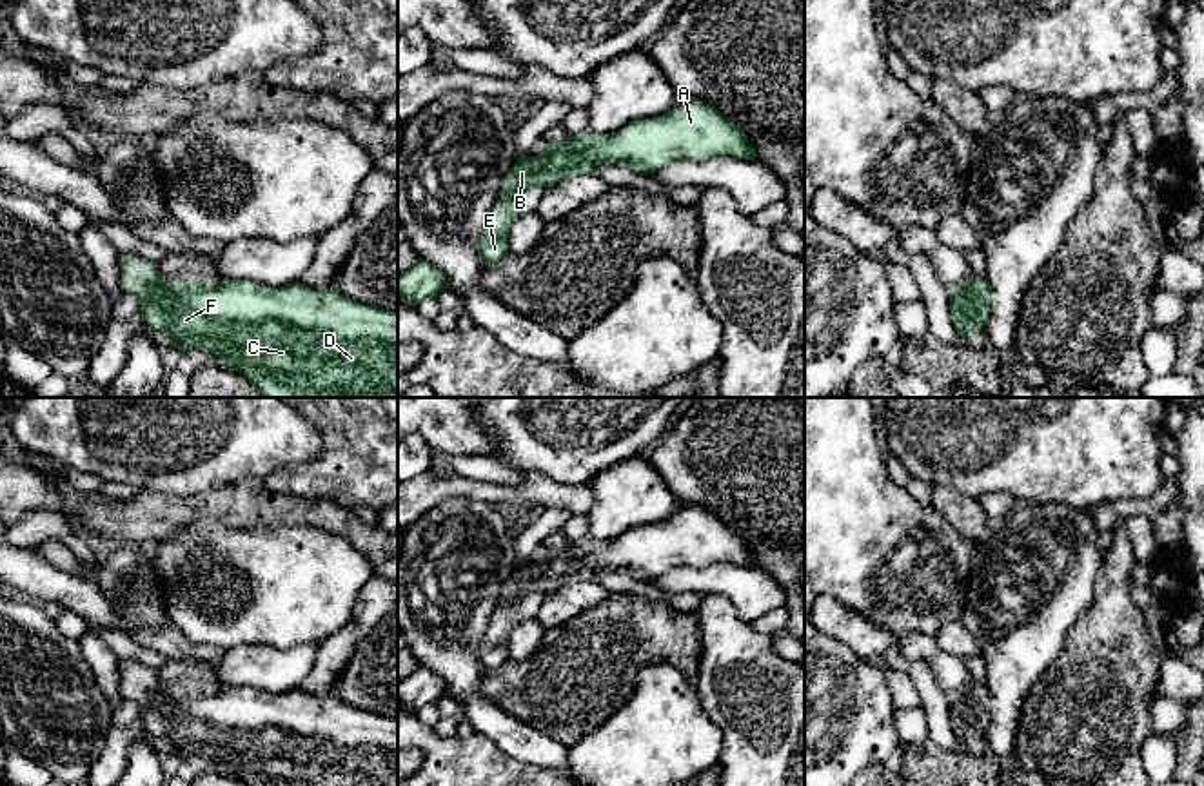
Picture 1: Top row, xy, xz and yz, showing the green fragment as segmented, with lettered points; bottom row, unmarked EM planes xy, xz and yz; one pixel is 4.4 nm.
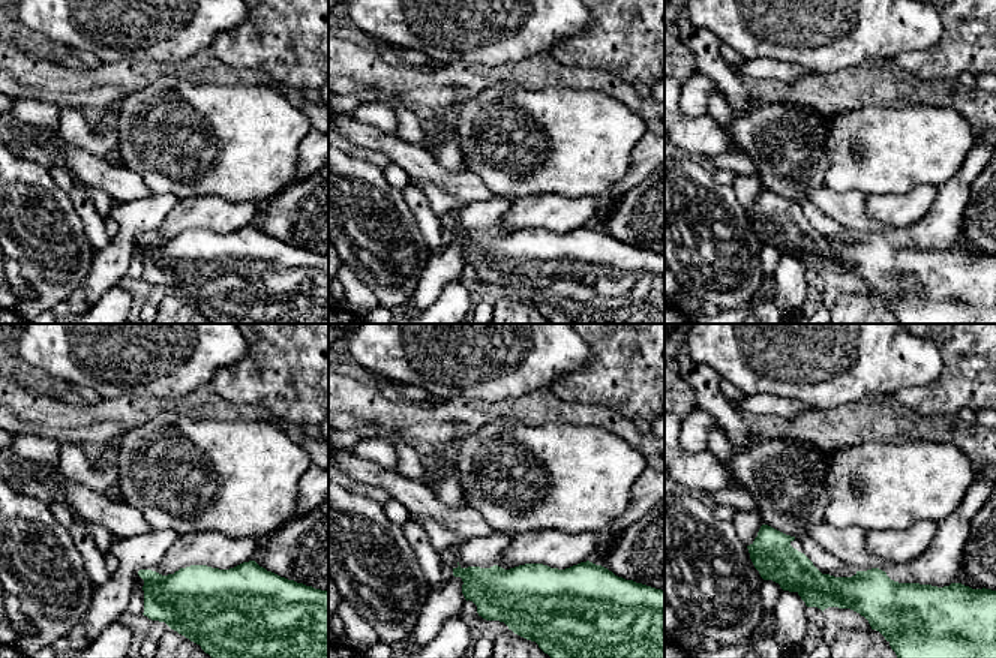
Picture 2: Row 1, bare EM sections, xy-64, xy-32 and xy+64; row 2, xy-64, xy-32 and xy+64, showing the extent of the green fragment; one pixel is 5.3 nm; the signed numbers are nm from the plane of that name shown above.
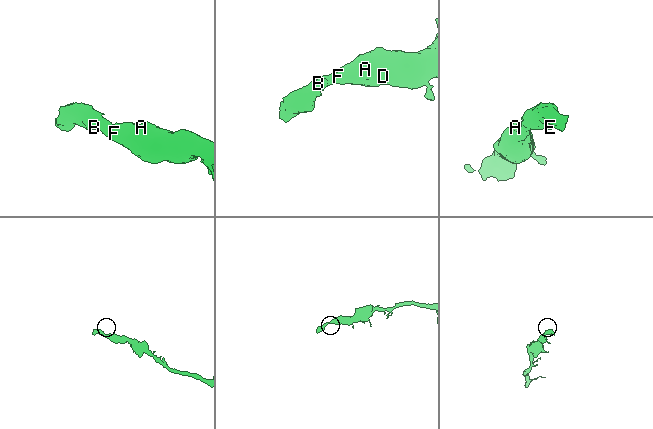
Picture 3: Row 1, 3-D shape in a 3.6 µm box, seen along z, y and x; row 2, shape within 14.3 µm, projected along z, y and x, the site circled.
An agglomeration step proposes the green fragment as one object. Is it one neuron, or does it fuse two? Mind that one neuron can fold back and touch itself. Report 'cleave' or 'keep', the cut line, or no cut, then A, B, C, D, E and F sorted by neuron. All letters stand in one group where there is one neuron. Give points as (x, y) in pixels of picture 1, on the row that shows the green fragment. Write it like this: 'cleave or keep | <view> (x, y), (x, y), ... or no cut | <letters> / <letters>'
keep | no cut | A B C D E F

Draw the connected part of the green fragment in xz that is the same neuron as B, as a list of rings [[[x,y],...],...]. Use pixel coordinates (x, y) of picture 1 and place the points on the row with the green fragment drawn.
[[[679,96],[674,109],[663,116],[634,120],[617,133],[588,133],[550,142],[538,156],[521,154],[510,169],[499,194],[505,207],[492,207],[483,232],[476,238],[478,254],[485,265],[508,254],[507,234],[512,221],[532,212],[510,205],[519,191],[548,187],[603,163],[625,163],[654,172],[670,162],[706,162],[725,154],[755,160],[755,151],[741,127],[714,105],[685,96]]]

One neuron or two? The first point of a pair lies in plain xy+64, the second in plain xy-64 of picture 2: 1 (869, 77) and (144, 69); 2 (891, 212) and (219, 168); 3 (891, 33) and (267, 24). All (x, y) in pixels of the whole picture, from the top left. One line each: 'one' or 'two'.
1: one
2: two
3: two

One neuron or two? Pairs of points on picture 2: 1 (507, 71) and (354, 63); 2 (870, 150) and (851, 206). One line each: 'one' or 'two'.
1: one
2: two

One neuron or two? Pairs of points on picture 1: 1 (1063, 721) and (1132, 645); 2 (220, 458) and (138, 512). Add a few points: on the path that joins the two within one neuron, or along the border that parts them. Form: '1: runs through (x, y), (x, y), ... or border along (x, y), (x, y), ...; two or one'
1: runs through (1081, 703), (1105, 679), (1114, 663); one
2: border along (140, 489), (184, 496), (209, 491); two

